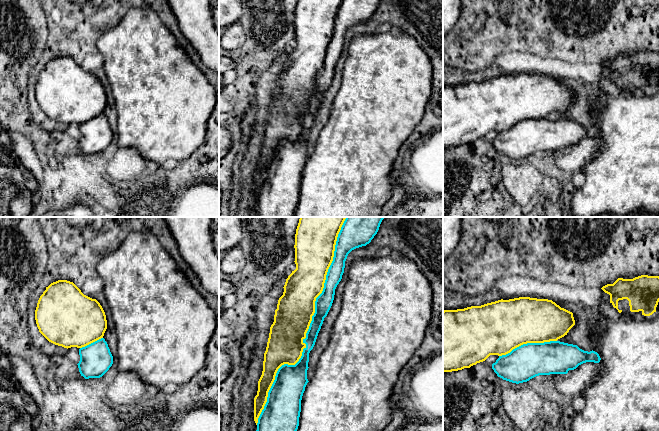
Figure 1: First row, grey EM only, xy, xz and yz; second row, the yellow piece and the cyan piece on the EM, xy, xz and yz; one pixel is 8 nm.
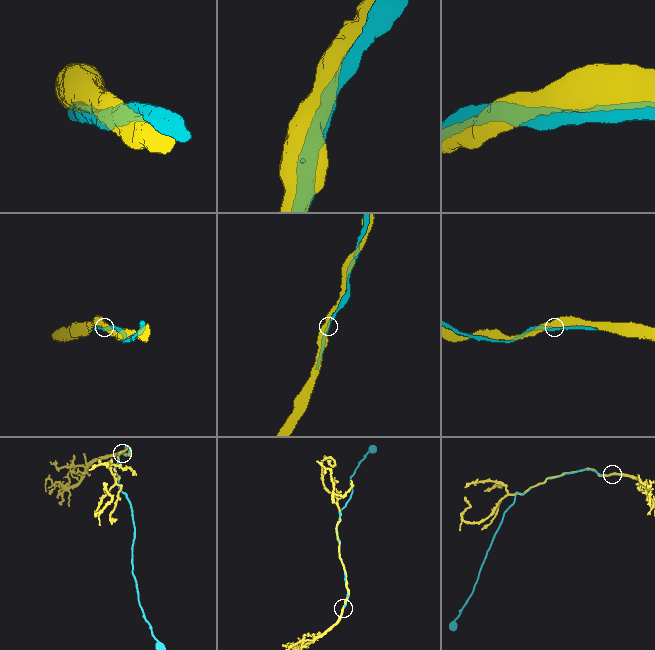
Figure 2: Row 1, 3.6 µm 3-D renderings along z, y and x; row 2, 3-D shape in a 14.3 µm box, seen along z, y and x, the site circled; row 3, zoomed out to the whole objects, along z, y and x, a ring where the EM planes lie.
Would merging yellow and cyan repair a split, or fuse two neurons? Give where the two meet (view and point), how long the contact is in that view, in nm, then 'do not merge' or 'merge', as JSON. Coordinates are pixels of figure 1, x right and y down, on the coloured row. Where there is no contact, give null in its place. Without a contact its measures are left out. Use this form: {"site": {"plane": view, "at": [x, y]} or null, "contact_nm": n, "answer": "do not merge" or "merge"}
{"site": {"plane": "xz", "at": [309, 325]}, "contact_nm": 1800, "answer": "merge"}

